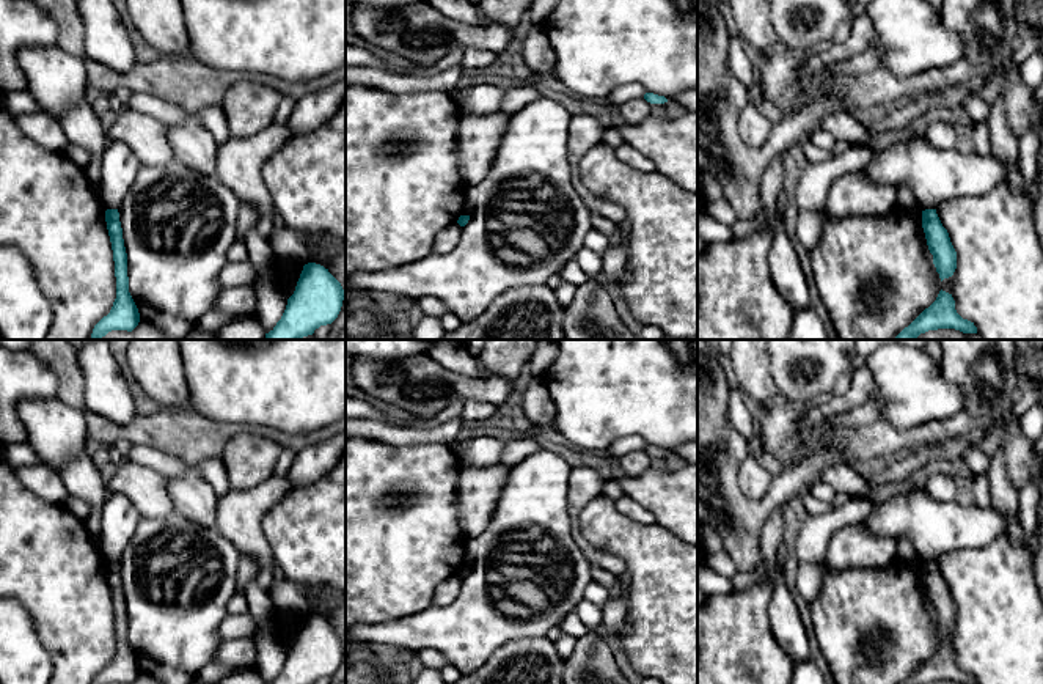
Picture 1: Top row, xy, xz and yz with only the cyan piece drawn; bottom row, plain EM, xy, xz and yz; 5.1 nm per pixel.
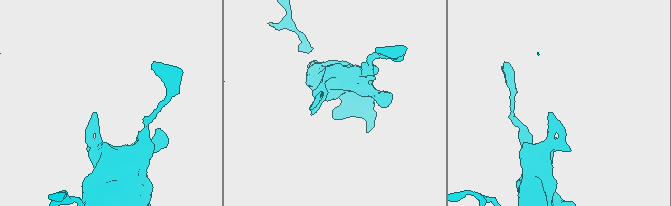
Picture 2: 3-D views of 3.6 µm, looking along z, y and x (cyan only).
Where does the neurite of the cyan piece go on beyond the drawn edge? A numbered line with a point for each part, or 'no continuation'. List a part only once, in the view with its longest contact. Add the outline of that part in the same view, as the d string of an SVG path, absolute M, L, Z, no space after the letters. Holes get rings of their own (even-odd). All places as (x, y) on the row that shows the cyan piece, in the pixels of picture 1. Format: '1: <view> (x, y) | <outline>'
no continuation

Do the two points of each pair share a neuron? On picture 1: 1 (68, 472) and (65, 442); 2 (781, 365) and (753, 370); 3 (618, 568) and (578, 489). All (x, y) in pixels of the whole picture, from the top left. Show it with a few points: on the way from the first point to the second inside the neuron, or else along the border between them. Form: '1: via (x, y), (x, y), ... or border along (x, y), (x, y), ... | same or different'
1: border along (90, 448), (60, 467), (52, 469) | different
2: border along (767, 356), (770, 381), (783, 397), (783, 401) | different
3: via (596, 557), (575, 532), (575, 511) | same

